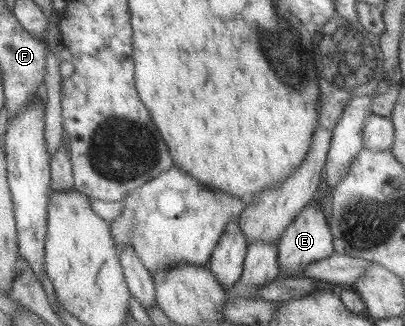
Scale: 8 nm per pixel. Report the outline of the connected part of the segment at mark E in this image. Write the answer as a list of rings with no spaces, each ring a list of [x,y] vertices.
[[[313,198],[300,211],[282,233],[281,239],[277,242],[277,265],[280,277],[296,277],[305,266],[311,262],[328,258],[333,253],[332,235],[329,224],[322,215],[322,207]]]

